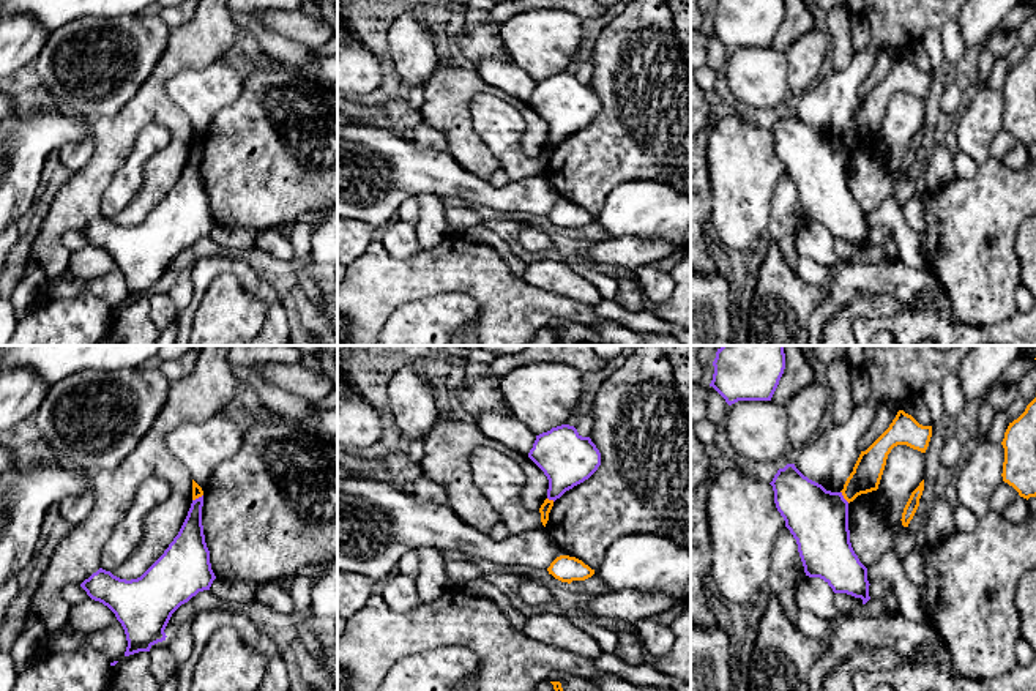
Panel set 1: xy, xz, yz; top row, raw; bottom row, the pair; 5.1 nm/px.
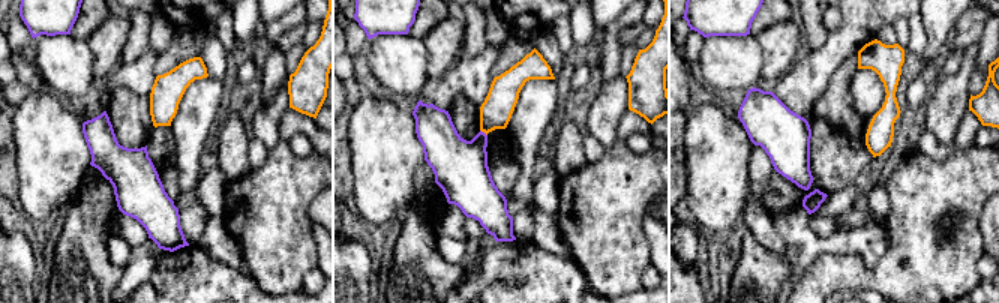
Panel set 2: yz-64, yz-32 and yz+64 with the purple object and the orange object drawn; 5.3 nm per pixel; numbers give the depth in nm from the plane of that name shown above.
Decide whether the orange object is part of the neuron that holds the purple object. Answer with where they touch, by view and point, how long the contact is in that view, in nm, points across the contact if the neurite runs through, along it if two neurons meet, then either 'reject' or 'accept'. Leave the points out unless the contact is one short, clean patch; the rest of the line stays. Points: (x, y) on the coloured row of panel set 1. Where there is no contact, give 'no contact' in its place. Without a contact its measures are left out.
contact yz (842, 497); length 80 nm; border yz (841, 491), (849, 502); reject

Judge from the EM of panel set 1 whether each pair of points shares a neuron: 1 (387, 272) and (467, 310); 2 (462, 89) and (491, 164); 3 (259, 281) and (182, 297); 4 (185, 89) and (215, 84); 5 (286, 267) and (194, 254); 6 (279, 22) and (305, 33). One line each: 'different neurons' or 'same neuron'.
1: different neurons
2: same neuron
3: different neurons
4: same neuron
5: same neuron
6: same neuron

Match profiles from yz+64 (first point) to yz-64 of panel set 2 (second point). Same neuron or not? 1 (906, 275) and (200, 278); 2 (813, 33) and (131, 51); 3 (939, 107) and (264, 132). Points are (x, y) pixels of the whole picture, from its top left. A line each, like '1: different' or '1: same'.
1: different
2: same
3: same

